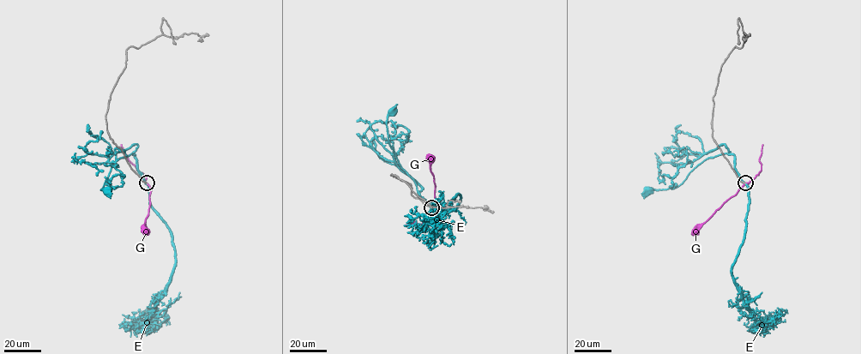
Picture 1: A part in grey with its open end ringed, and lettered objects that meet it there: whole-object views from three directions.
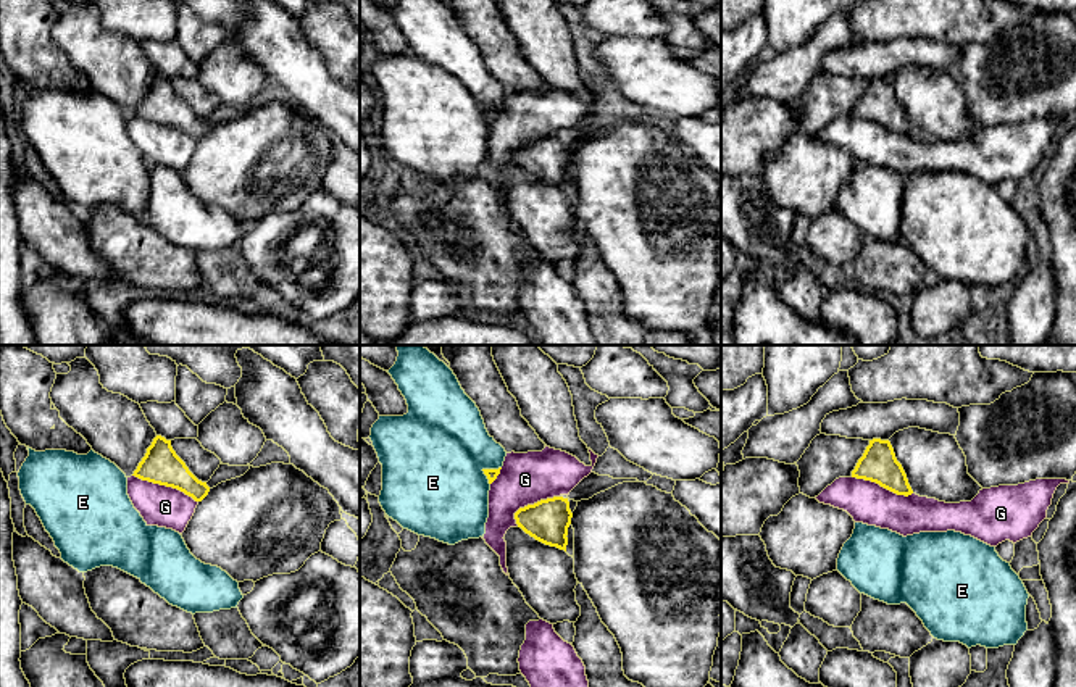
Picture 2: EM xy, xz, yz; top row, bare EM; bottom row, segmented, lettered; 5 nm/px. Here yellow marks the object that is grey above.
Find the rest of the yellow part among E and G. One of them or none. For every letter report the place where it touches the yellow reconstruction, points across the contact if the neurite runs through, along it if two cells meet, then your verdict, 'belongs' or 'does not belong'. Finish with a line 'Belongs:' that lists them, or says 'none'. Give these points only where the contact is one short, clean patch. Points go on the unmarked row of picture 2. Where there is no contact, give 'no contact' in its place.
E: contact xz (486, 108); does not belong
G: contact xy (165, 123); does not belong
Belongs: none

